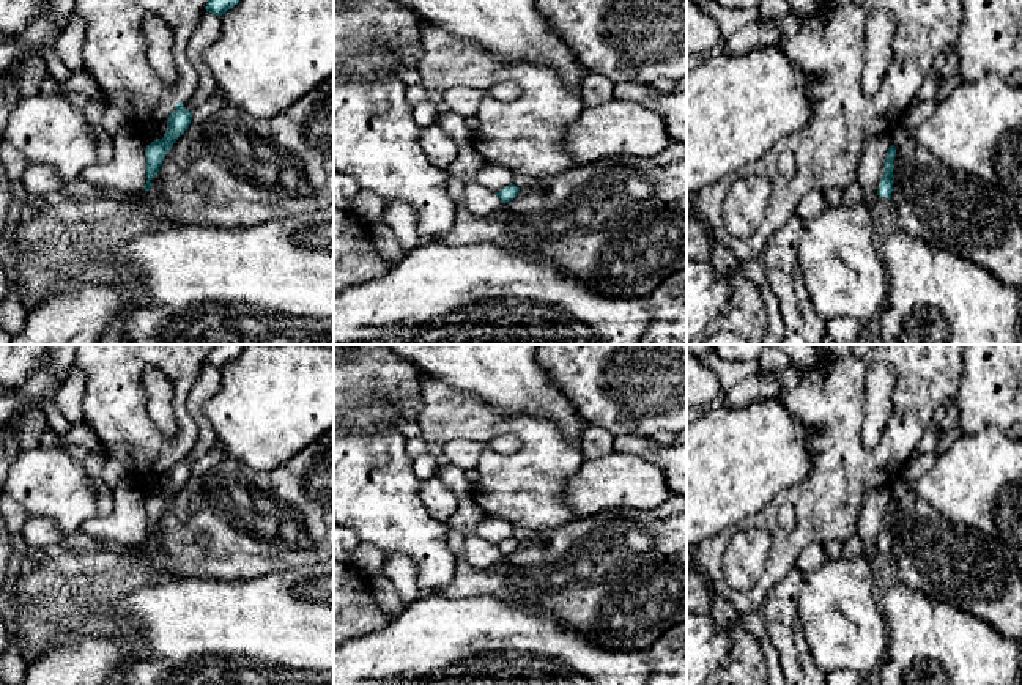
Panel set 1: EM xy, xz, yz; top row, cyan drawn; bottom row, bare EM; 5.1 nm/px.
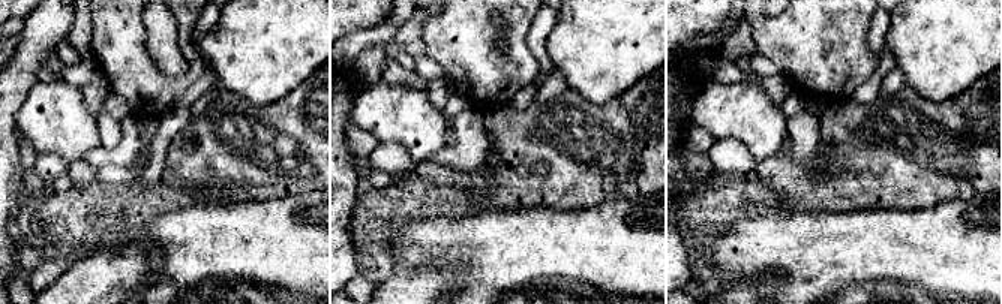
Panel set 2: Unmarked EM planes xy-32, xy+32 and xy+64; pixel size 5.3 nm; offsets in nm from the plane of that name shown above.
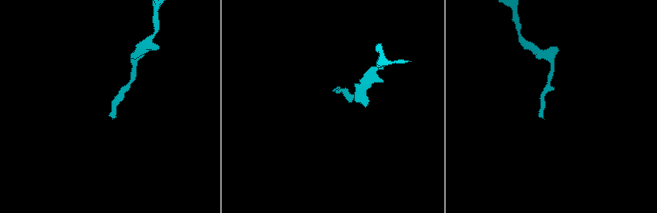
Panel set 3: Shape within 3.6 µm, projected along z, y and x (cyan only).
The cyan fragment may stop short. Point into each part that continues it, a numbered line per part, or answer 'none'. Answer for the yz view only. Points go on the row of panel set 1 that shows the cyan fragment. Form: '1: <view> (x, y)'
1: yz (884, 214)

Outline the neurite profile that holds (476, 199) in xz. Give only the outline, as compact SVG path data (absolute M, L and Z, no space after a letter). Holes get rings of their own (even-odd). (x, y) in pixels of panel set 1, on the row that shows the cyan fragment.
M447 175L447 180L452 178L463 183L463 209L474 219L485 219L502 205L496 192L485 189L476 180Z

